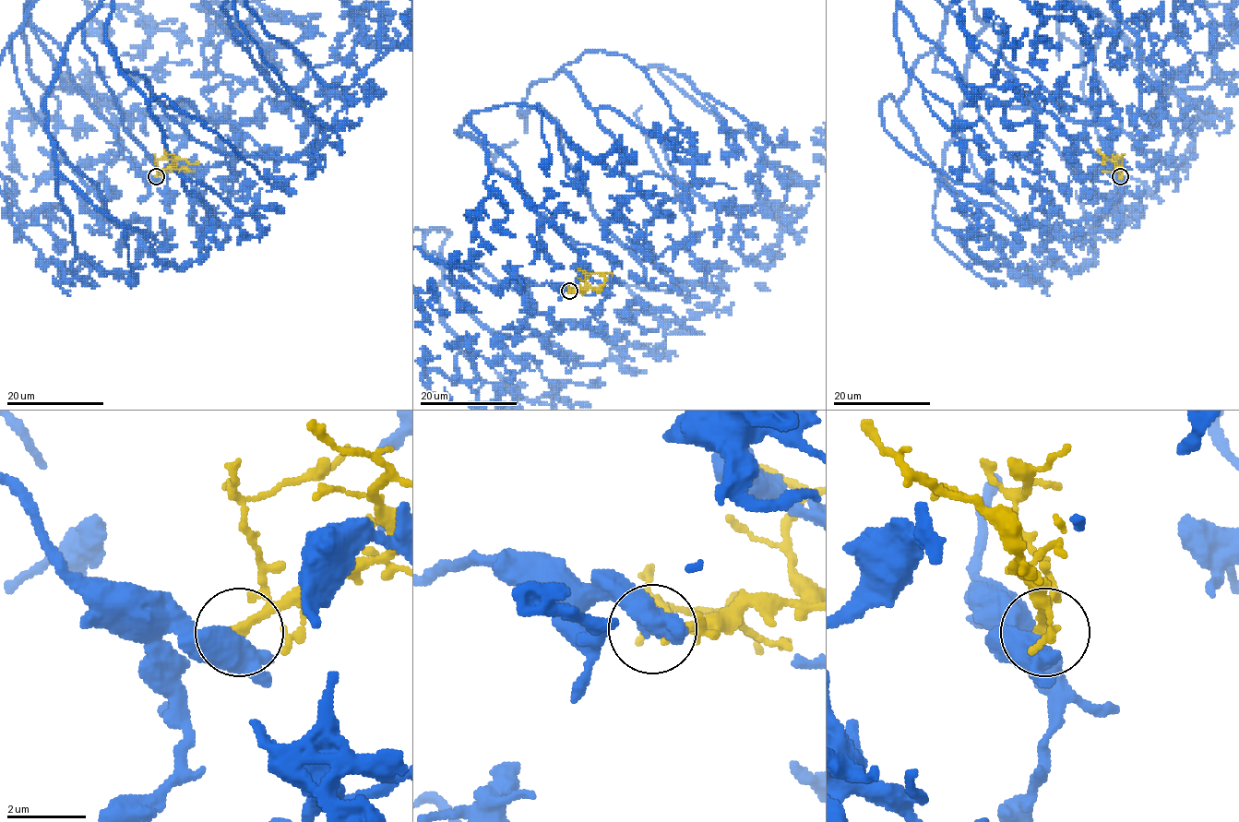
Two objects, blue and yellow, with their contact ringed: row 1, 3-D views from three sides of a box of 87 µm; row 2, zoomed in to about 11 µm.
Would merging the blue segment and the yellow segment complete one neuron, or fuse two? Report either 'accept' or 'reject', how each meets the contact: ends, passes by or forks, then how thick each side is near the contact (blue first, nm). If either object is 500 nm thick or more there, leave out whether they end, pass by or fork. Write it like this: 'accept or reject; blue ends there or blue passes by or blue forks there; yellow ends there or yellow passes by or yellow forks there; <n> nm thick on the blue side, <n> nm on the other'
reject; 500 nm thick on the blue side, 200 nm on the other

